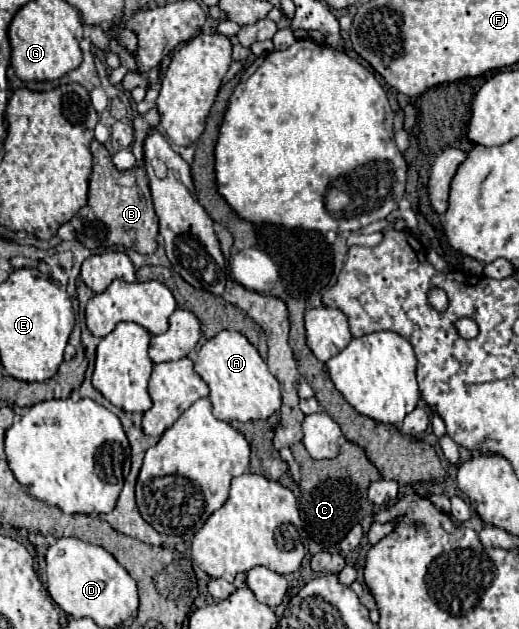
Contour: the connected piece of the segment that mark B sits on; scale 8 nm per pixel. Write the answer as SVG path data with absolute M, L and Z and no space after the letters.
M91 143L93 171L89 177L89 203L69 221L75 229L77 241L91 251L105 249L111 245L123 245L137 253L151 255L157 249L157 215L149 193L149 181L141 167L129 171L117 171L111 163L109 151L99 143Z

